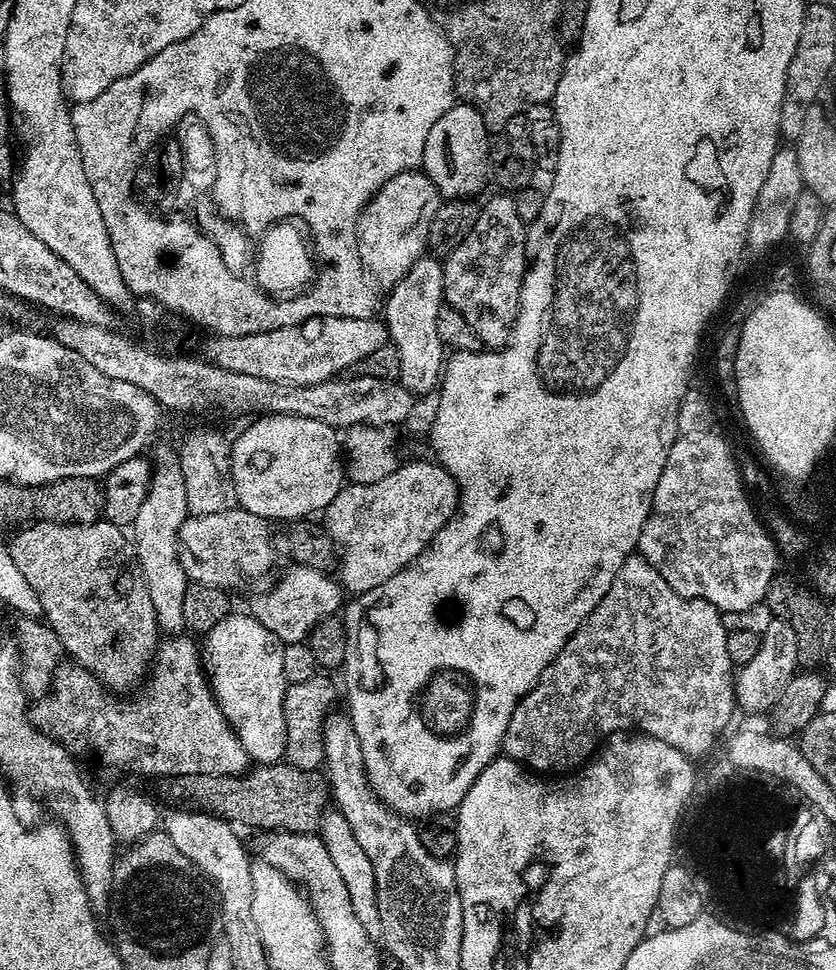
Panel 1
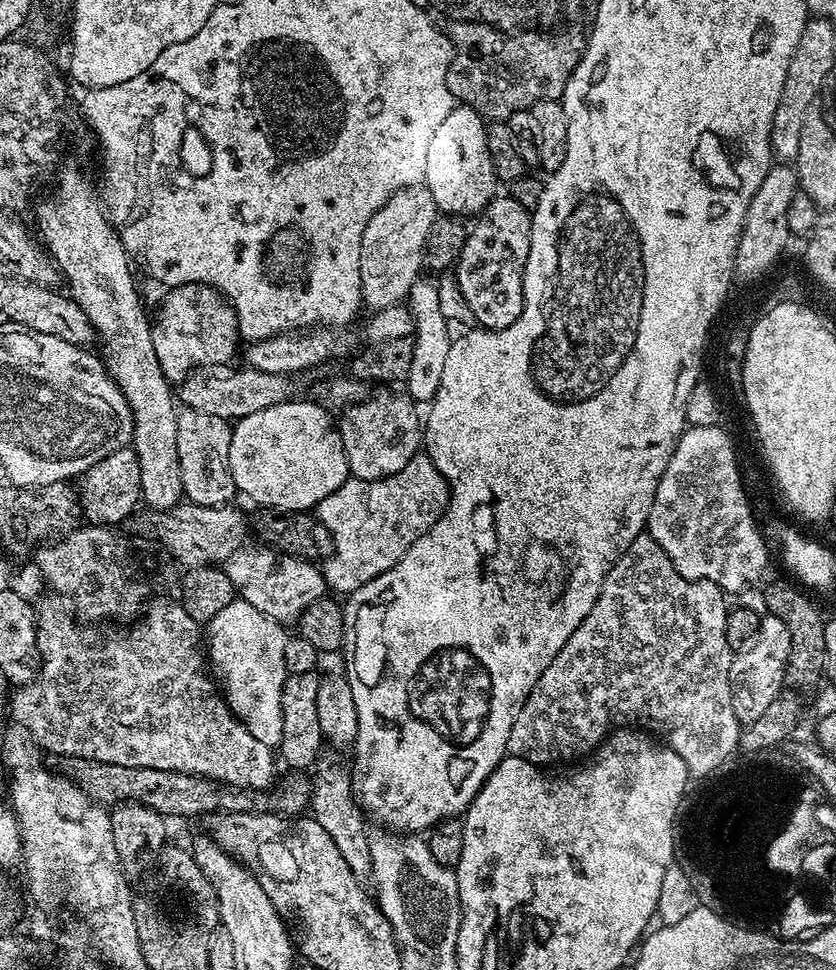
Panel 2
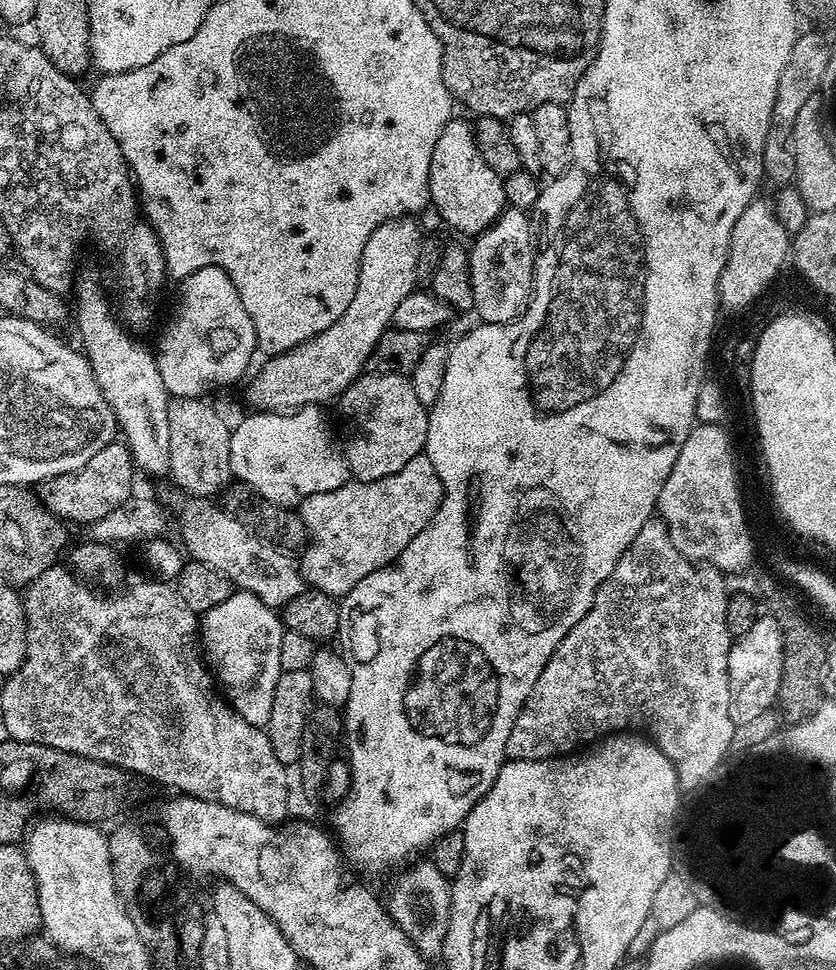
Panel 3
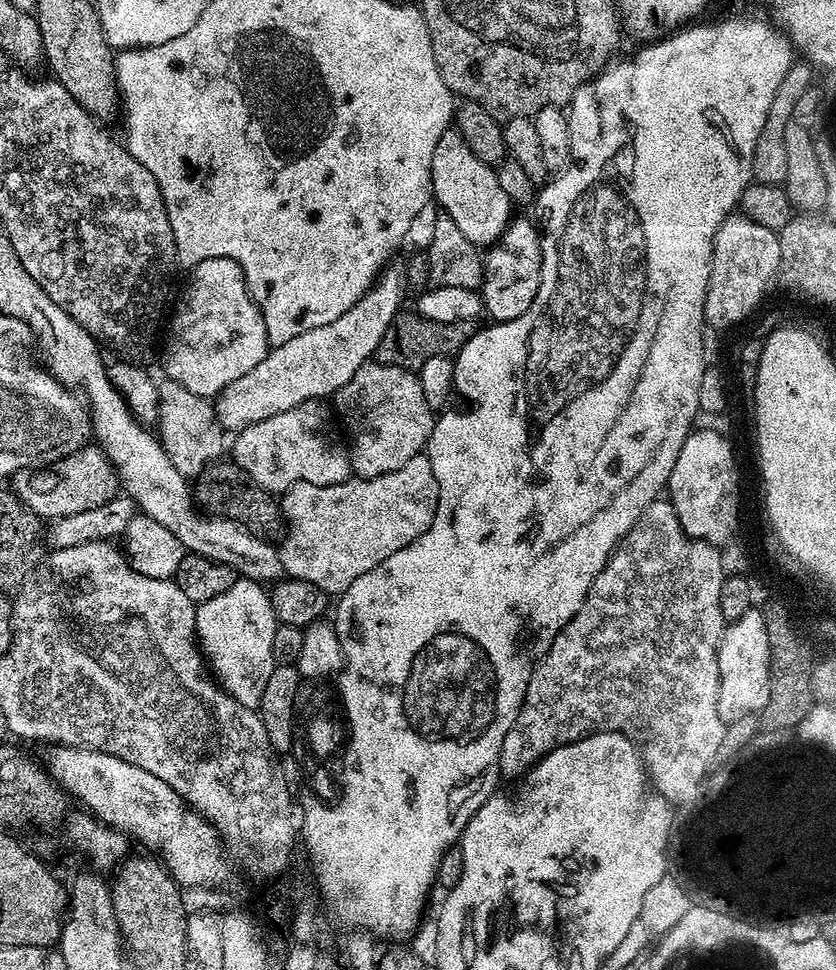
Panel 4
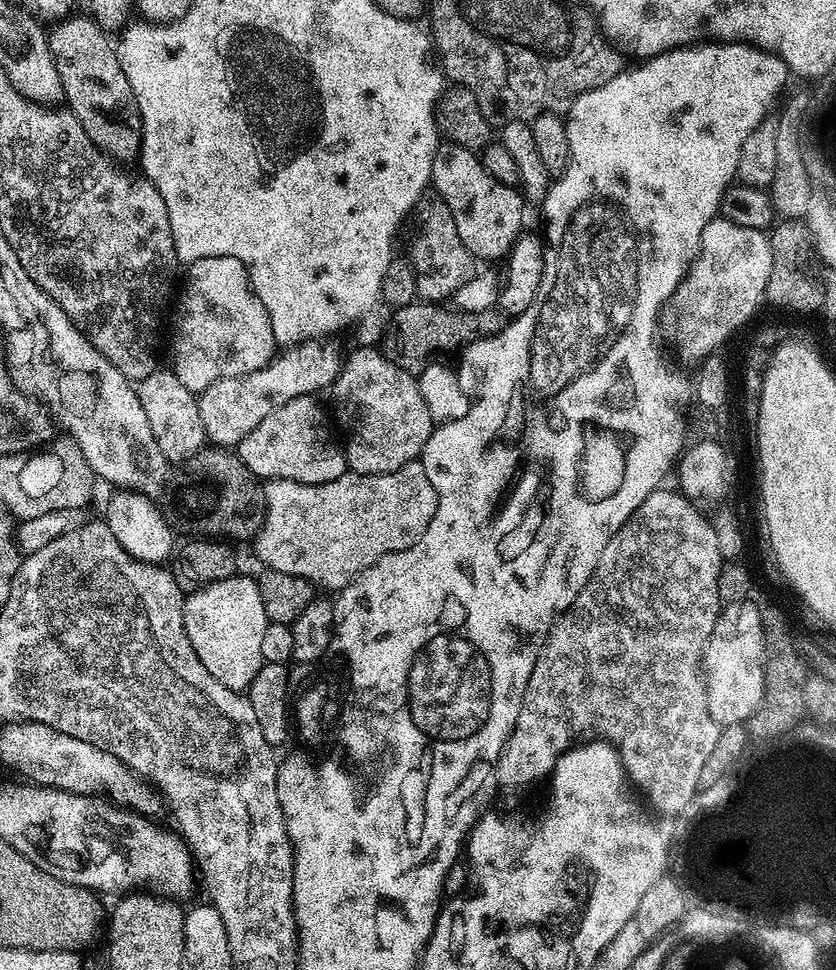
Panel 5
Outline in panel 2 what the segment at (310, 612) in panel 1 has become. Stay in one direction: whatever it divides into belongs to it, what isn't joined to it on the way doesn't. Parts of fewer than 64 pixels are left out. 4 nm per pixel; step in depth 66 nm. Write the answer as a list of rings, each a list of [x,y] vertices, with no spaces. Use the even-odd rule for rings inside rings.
[[[267,546],[240,549],[223,561],[224,573],[236,587],[236,595],[283,626],[295,625],[314,602],[325,599],[324,573],[313,561],[285,556]]]

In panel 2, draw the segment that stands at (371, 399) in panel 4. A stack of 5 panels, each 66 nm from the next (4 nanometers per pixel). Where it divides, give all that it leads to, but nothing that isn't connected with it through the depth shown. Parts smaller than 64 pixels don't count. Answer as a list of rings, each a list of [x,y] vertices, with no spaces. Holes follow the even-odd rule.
[[[384,386],[373,394],[365,395],[363,400],[343,409],[338,416],[338,427],[342,446],[346,450],[346,462],[349,473],[357,480],[381,480],[390,474],[398,474],[410,458],[414,458],[422,448],[422,416],[416,413],[417,401],[407,391],[392,392],[391,387]]]

